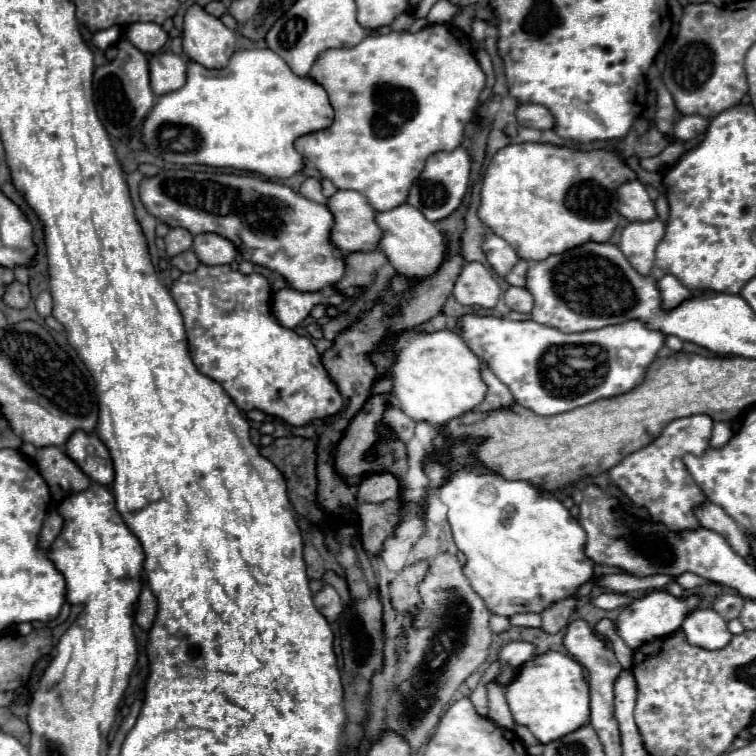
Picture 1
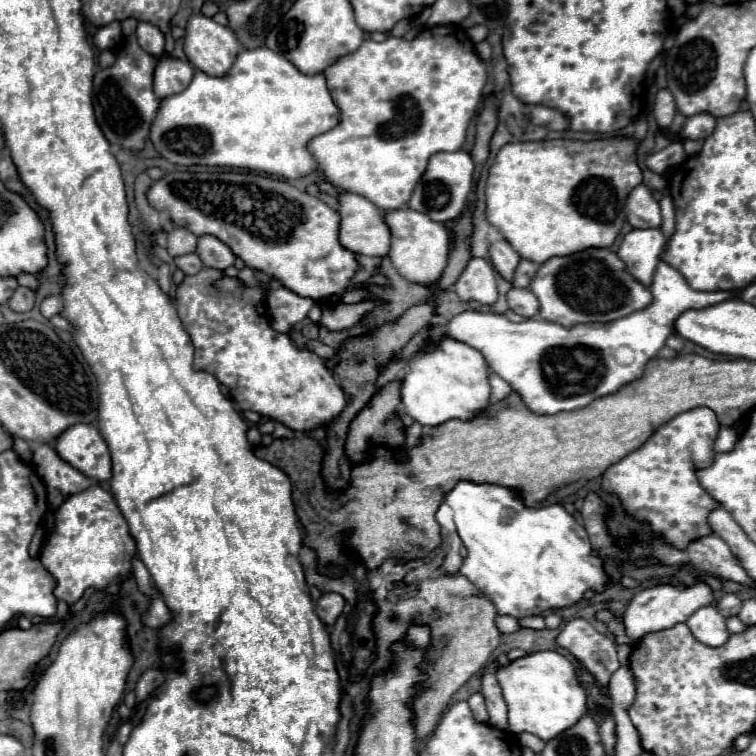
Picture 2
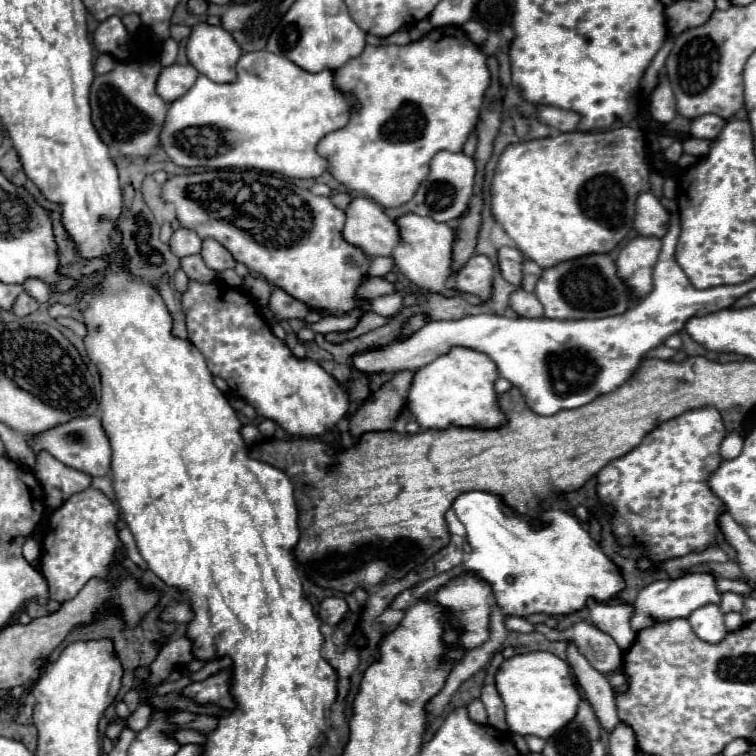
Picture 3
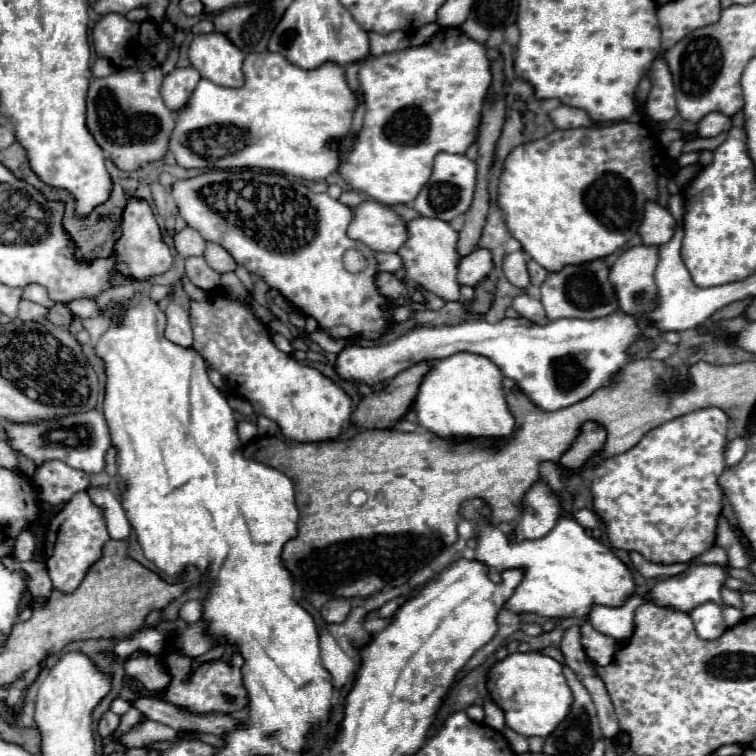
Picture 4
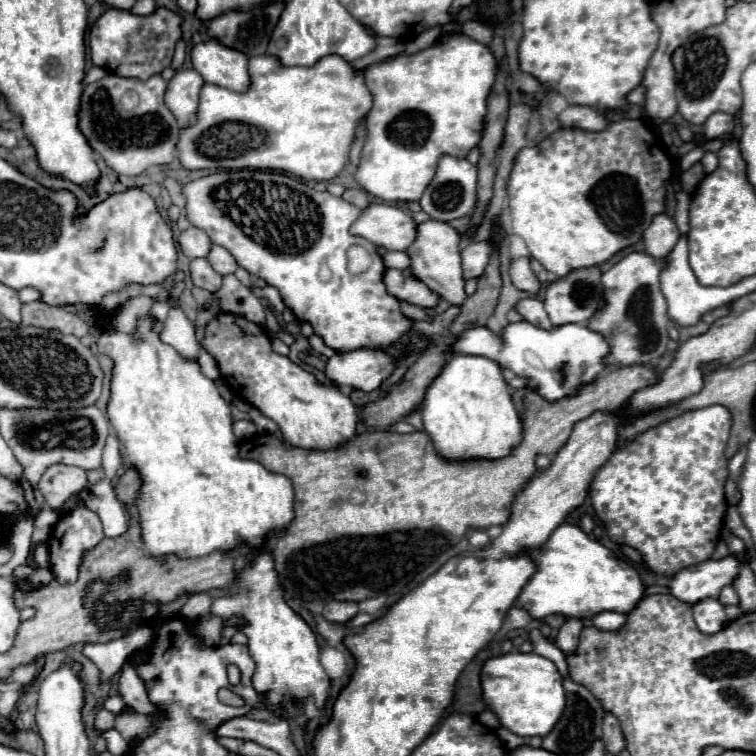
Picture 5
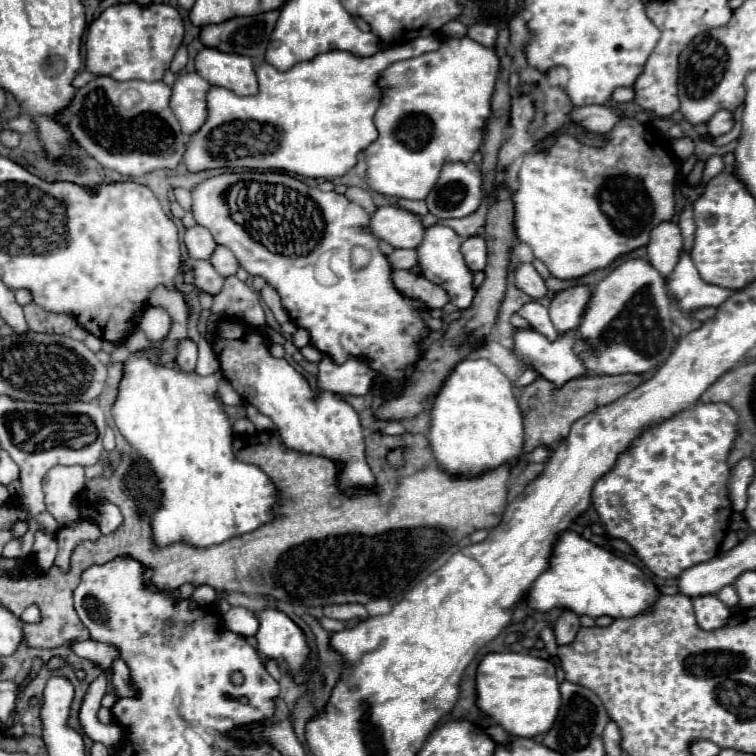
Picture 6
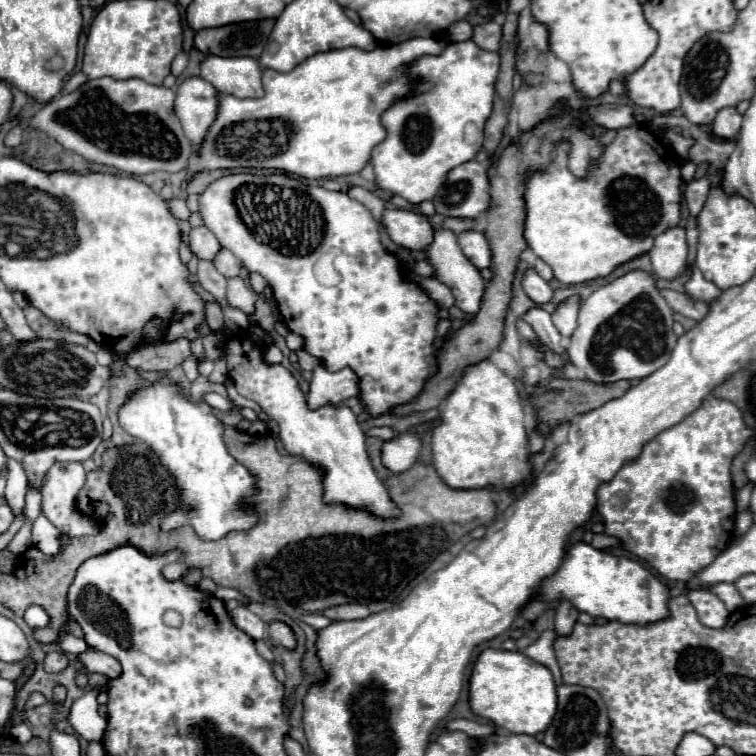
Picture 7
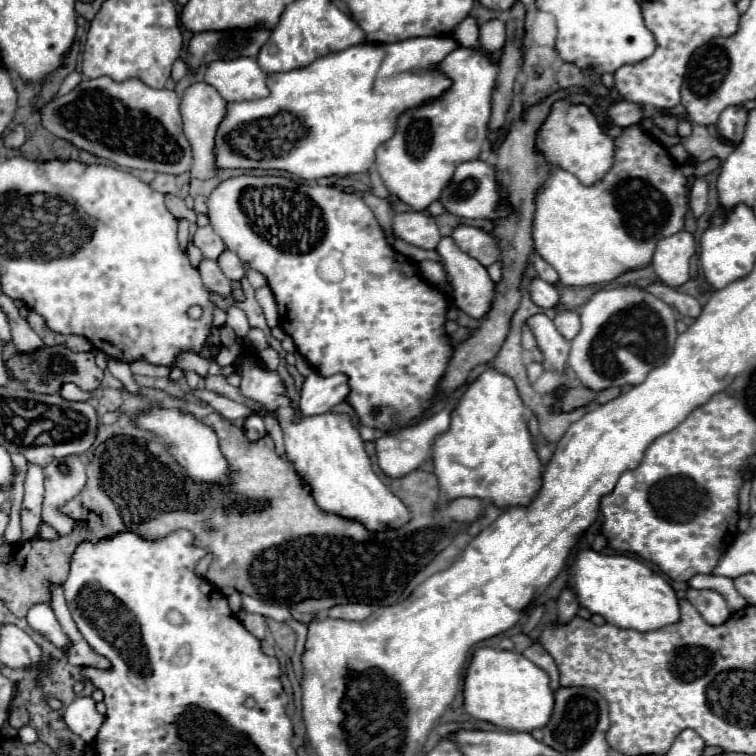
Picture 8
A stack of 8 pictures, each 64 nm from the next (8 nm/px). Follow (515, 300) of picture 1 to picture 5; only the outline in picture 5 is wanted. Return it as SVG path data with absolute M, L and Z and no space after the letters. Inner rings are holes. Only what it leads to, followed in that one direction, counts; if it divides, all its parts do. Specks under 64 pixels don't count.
M524 298L518 302L516 312L530 324L544 328L544 330L552 330L552 322L548 320L548 314L544 310L544 304L540 298Z

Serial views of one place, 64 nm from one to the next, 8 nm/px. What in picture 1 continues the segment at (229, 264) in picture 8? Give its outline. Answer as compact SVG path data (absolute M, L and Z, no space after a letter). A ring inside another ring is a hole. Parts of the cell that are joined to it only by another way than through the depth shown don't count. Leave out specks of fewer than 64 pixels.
M198 234L198 236L194 236L192 250L200 258L200 262L206 264L206 266L232 264L234 258L236 258L234 244L230 240L224 240L222 236L216 236L216 234Z

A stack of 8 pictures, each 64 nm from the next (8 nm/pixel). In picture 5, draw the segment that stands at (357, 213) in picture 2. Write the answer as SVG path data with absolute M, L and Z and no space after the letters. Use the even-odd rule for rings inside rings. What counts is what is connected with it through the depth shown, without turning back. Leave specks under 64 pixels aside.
M370 204L352 224L352 234L362 236L388 250L408 250L418 230L414 218L400 206Z

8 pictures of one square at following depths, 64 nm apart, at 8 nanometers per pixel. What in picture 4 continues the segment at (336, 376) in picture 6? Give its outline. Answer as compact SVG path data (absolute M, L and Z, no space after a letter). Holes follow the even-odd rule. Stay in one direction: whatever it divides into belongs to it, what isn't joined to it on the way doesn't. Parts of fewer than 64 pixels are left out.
M620 312L600 320L554 320L544 326L532 324L526 318L504 318L496 324L488 324L484 318L478 318L442 328L420 326L390 344L346 346L338 354L334 370L346 382L364 382L366 386L374 386L422 360L440 360L458 352L472 352L490 358L504 376L518 382L536 406L552 412L608 386L610 378L628 360L632 360L632 356L626 354L626 348L636 340L636 336L640 336L636 320Z

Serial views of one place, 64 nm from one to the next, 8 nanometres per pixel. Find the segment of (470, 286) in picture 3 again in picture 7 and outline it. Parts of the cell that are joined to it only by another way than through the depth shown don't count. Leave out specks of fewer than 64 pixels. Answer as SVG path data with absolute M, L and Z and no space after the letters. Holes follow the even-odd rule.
M464 230L458 234L458 244L460 244L464 256L476 268L488 268L492 264L492 248L490 248L488 238L482 232Z

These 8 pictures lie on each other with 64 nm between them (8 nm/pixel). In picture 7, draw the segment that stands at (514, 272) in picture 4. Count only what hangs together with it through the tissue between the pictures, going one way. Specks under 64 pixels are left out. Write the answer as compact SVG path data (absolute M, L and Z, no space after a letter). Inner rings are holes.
M528 270L526 272L526 276L524 276L524 280L522 280L522 288L524 288L524 292L536 302L536 304L548 304L550 300L552 300L552 296L554 296L554 292L552 292L552 288L550 288L550 284L546 282L546 280L542 280L538 274L536 274L536 270Z

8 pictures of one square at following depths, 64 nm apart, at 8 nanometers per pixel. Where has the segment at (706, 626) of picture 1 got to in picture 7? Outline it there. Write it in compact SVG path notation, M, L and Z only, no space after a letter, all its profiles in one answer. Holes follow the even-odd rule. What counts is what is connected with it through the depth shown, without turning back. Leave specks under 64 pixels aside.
M698 588L698 590L688 590L686 592L688 600L692 602L692 606L696 608L698 612L698 618L704 626L708 628L722 628L728 620L728 610L724 606L724 602L712 594L710 590L704 590L704 588Z

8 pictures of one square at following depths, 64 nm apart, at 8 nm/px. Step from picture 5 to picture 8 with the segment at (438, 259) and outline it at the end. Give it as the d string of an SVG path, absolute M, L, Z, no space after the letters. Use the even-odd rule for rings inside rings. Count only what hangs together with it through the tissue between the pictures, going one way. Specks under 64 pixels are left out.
M444 236L436 250L442 256L442 266L446 268L450 284L454 288L454 304L462 312L466 312L468 316L472 316L476 320L482 320L492 308L492 302L494 302L494 296L496 296L496 282L488 276L488 270L476 258L462 252L450 236Z

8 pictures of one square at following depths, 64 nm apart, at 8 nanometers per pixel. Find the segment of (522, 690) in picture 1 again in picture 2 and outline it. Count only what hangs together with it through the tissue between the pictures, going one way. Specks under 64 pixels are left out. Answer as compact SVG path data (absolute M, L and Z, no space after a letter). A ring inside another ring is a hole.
M534 652L512 660L498 670L498 682L508 704L508 732L516 736L530 732L542 740L550 740L576 724L588 710L586 692L578 682L574 662L558 652Z

